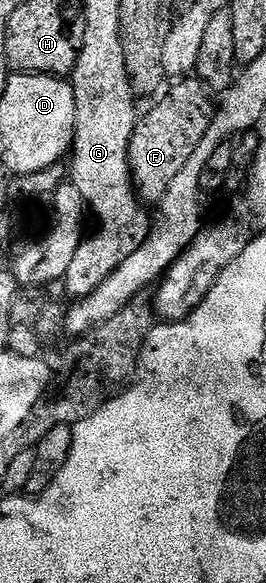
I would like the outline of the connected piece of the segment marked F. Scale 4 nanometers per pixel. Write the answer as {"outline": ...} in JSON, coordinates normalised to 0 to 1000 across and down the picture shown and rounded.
{"outline":[[[692,132],[665,137],[654,149],[541,199],[515,206],[492,232],[481,257],[481,285],[500,321],[530,336],[556,336],[571,345],[617,334],[639,304],[699,283],[703,271],[729,262],[729,254],[771,233],[801,196],[789,177],[789,156],[737,132]]]}

